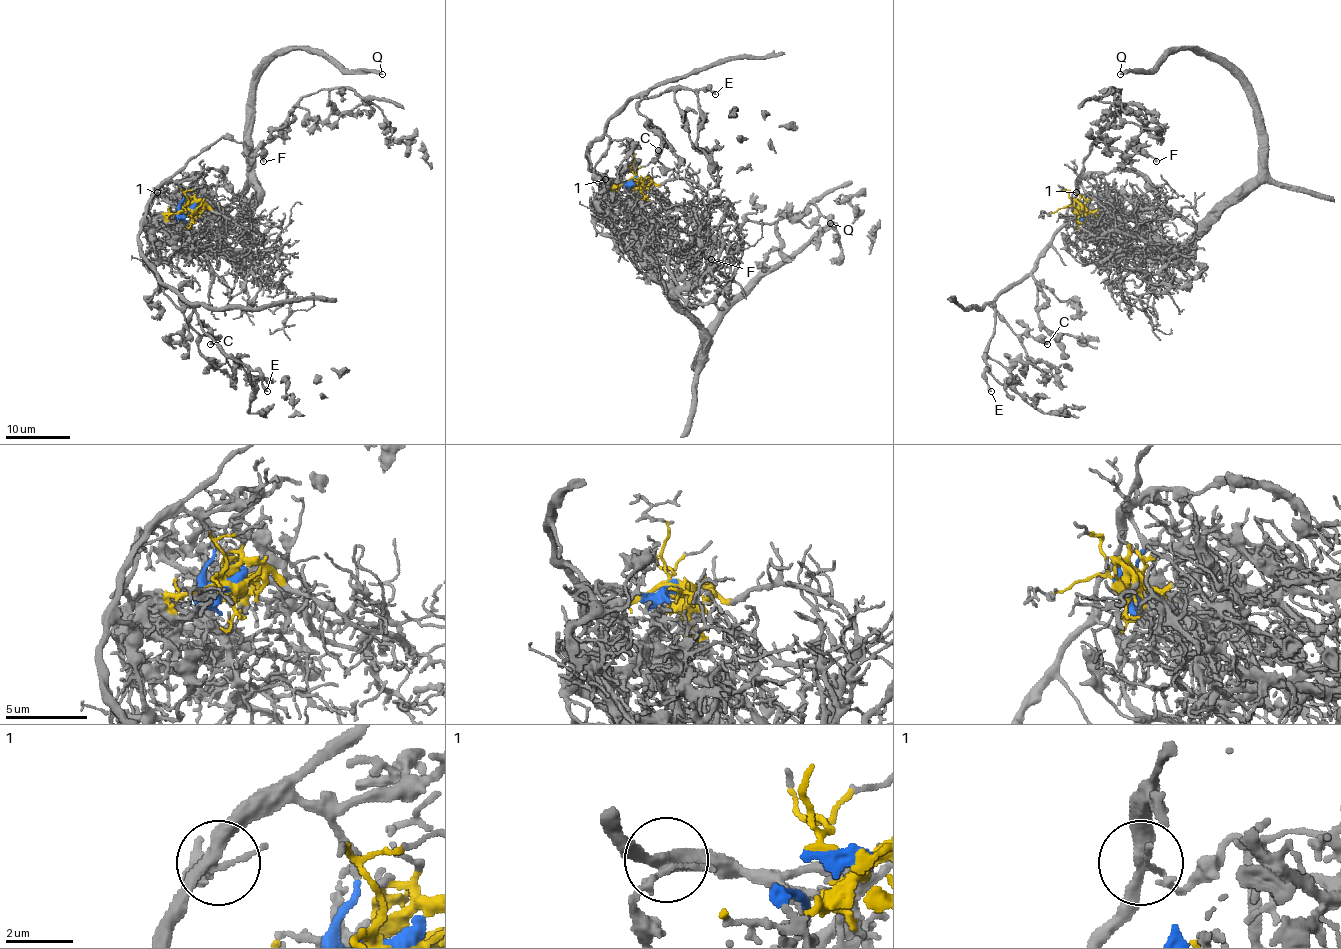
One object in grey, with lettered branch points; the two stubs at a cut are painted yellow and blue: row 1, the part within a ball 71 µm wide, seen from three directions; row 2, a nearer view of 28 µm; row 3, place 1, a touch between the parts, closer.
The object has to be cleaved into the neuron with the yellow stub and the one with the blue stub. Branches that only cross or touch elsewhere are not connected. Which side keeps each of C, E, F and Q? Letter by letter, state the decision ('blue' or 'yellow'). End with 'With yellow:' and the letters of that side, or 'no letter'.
C: blue
E: blue
F: blue
Q: yellow
With yellow: Q

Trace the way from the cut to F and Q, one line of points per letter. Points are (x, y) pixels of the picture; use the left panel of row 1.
F: (187, 209), (179, 211), (184, 190), (172, 177), (222, 137), (232, 137), (253, 153), (261, 147), (264, 161)
Q: (187, 209), (227, 222), (256, 193), (249, 92), (254, 76), (285, 50), (314, 49), (349, 70), (383, 74)

